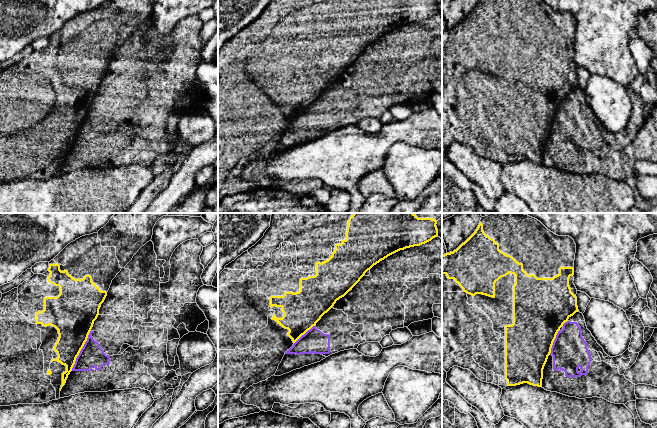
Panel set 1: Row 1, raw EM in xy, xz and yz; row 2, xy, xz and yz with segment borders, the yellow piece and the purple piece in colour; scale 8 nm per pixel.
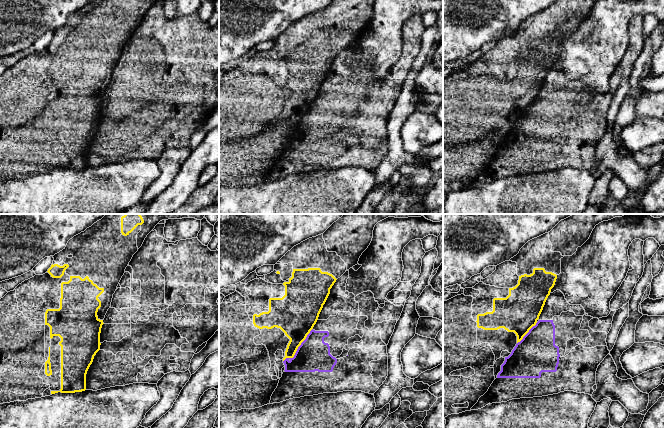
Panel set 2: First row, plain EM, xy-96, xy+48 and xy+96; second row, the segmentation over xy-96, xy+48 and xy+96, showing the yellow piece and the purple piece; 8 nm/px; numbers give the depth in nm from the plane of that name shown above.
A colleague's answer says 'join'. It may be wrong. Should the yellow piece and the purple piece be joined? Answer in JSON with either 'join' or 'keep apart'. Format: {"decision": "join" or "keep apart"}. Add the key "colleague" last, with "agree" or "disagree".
{"decision": "keep apart", "colleague": "disagree"}

